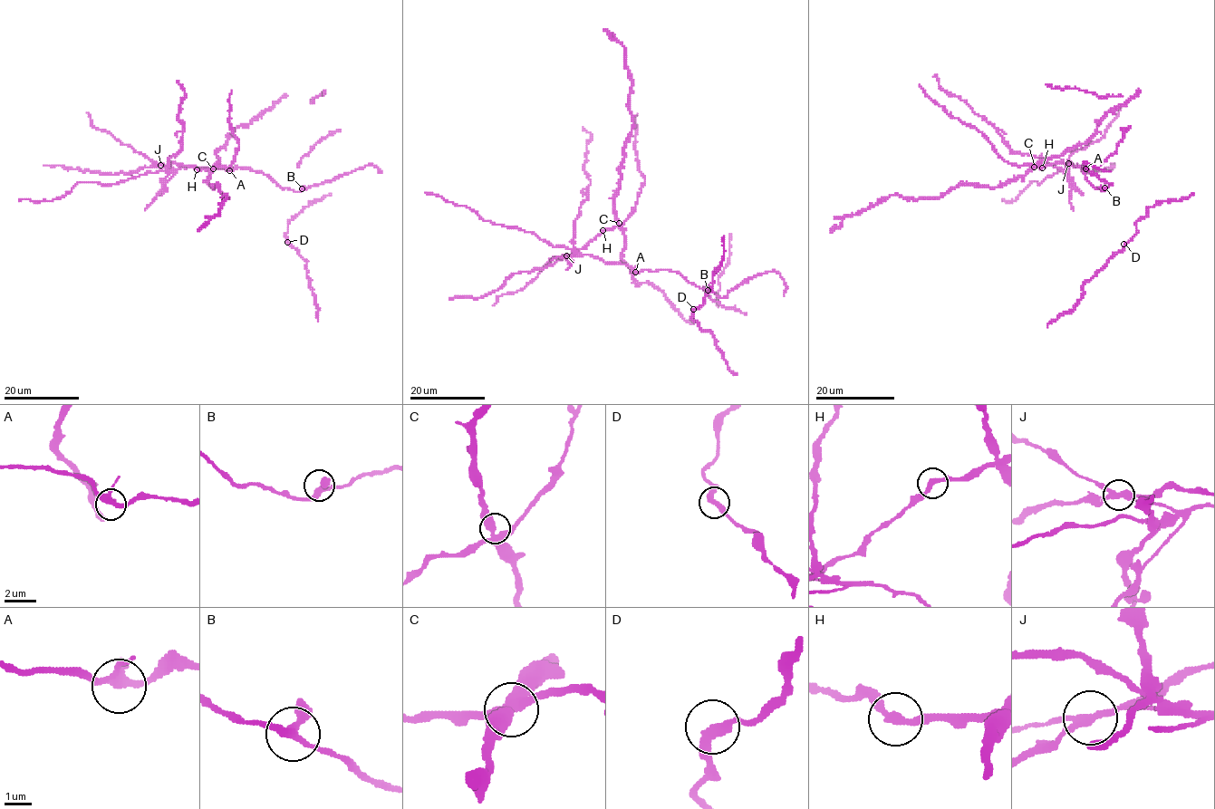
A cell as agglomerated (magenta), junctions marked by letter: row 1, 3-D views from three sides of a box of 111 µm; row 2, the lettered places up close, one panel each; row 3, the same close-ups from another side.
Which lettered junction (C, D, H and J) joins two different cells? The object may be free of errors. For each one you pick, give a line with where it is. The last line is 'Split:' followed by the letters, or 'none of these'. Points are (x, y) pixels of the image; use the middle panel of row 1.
J: Place: (566, 255)
Split: J

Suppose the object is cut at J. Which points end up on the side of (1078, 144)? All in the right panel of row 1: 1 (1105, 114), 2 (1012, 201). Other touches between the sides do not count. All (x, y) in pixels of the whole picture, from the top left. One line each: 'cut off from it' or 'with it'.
1: with it
2: cut off from it

